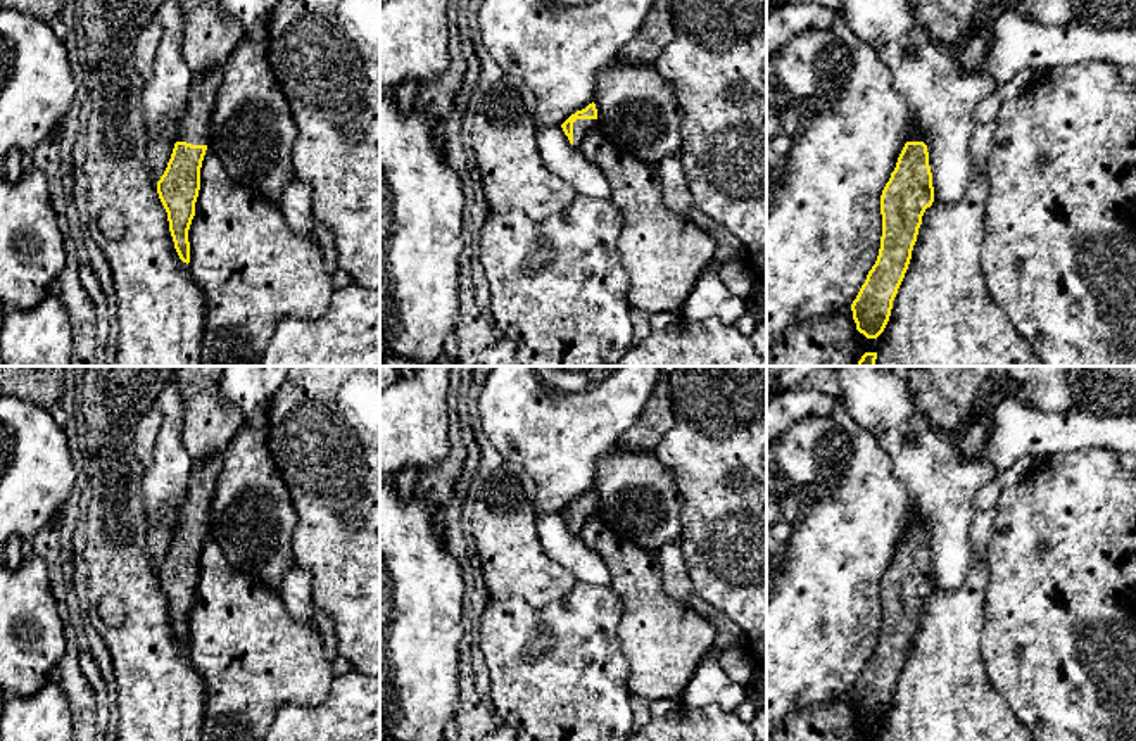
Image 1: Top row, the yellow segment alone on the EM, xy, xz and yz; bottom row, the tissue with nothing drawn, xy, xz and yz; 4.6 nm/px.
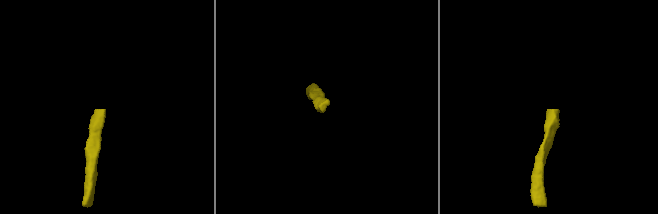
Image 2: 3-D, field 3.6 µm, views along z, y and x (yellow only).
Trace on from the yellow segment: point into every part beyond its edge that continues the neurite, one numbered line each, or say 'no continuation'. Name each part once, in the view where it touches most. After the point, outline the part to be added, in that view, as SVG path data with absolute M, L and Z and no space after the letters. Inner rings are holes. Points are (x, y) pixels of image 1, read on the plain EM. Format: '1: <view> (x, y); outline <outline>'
1: xz (580, 513); outline M577 506L573 510L573 534L582 532L587 520L597 511L597 506Z

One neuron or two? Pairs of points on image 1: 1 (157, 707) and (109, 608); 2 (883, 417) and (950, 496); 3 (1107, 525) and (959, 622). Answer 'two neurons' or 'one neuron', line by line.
1: one neuron
2: one neuron
3: two neurons

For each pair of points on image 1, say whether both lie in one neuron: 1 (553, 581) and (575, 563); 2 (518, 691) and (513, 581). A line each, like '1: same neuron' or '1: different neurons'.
1: different neurons
2: different neurons

